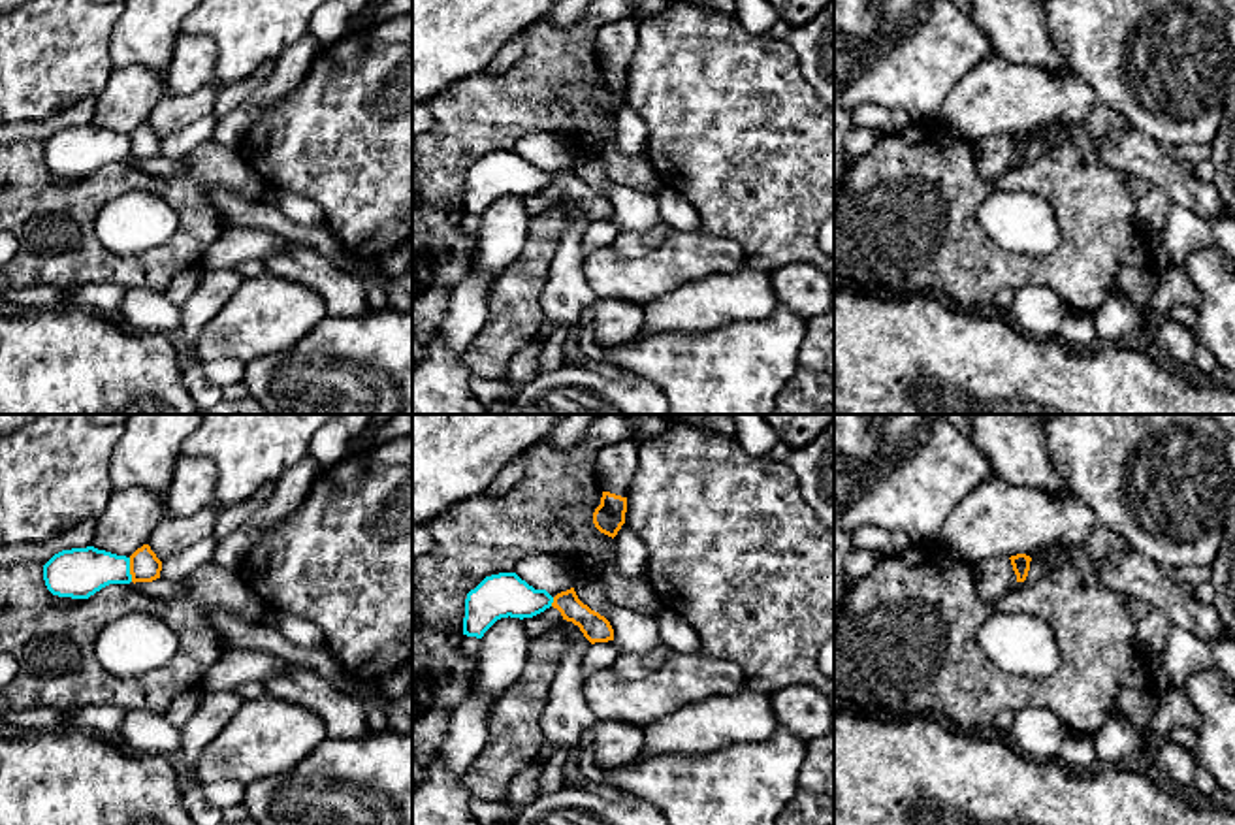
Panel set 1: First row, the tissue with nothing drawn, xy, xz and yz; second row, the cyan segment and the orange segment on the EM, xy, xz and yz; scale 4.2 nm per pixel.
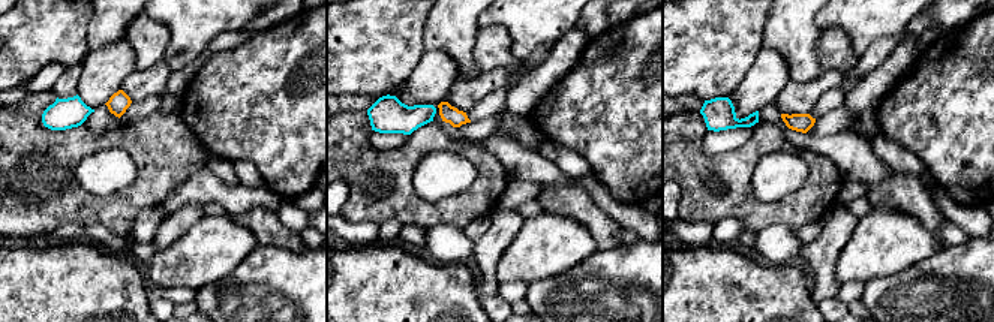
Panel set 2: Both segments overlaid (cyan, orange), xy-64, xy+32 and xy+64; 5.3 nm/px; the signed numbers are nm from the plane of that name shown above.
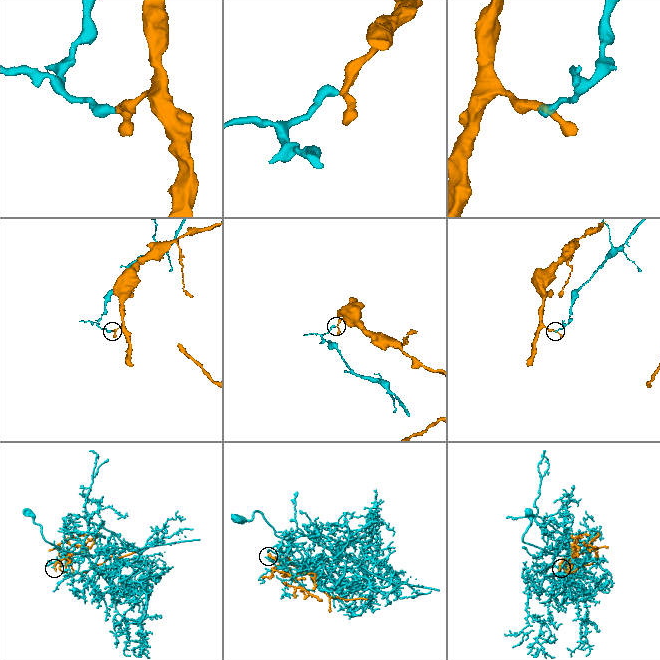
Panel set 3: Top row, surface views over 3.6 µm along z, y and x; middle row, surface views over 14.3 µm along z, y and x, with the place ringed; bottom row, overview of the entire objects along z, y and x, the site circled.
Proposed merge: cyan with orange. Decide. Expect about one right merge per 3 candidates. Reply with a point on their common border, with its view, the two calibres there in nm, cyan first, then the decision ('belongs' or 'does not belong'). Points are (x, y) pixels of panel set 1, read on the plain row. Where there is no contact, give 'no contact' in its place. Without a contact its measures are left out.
xy (128, 147) | 220/130 nm | does not belong

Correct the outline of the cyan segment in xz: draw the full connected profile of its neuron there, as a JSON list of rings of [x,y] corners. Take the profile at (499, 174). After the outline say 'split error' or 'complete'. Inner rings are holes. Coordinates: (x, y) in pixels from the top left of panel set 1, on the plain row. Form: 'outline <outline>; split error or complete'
outline [[[516,151],[486,154],[465,177],[463,213],[482,217],[501,196],[533,196],[550,186],[553,175],[535,168]]]; complete

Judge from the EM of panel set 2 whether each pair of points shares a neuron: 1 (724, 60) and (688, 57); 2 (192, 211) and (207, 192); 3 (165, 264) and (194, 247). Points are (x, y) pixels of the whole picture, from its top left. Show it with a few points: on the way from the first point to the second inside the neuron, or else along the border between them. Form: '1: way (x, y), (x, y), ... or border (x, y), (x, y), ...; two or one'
1: way (715, 57), (697, 57); one
2: border (201, 204), (183, 204), (168, 214); two
3: way (173, 264), (177, 264), (186, 255); one

